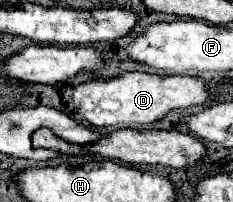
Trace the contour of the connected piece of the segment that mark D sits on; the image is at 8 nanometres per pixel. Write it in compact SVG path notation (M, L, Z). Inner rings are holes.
M126 72L114 78L96 78L74 86L72 102L76 112L96 128L128 128L150 124L166 116L168 110L186 110L194 104L210 104L212 94L204 82L192 76L158 76L146 72Z

